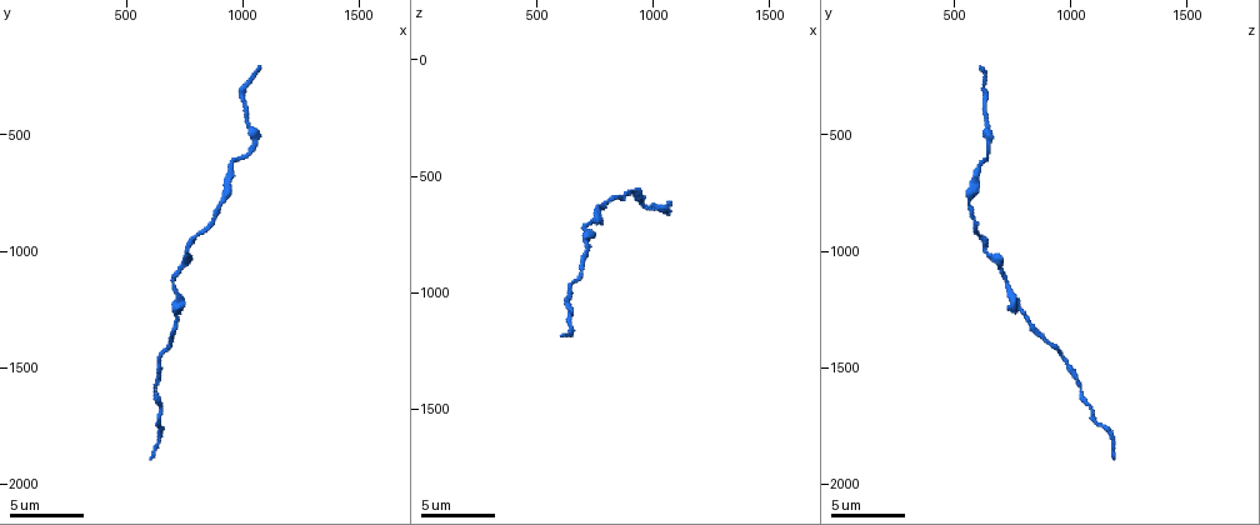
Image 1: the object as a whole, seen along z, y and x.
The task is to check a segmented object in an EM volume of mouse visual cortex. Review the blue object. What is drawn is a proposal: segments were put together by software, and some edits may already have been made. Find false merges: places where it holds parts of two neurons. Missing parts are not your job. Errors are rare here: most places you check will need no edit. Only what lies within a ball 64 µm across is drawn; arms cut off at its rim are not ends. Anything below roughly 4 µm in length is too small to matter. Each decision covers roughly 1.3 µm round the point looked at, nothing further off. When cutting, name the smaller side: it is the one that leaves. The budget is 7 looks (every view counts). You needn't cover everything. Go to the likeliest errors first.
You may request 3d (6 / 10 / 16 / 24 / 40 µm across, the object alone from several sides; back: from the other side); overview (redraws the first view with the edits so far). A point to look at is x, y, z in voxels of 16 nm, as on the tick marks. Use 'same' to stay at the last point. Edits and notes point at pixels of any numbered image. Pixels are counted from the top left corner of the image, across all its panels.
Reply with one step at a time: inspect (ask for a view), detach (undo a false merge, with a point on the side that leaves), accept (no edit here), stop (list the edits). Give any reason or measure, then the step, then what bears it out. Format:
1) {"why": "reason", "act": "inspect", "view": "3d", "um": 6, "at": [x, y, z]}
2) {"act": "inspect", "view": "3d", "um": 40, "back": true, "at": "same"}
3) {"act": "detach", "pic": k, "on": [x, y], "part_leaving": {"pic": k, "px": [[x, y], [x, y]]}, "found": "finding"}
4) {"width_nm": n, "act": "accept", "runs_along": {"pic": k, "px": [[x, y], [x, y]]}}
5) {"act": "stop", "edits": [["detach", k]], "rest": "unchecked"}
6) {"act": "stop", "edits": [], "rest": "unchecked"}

{"why": "calibre changes", "act": "inspect", "view": "3d", "um": 6, "at": [1050, 550, 640]}

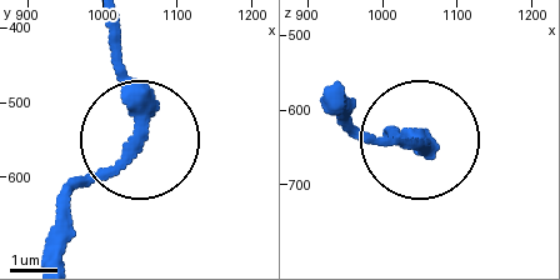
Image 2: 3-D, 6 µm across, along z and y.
{"act": "accept", "runs_along": {"pic": 2, "px": [[43, 254], [66, 195], [138, 123], [114, 28]]}, "found": "all the same neuron"}

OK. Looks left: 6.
{"act": "inspect", "view": "3d", "um": 16, "at": [710, 1290, 810]}

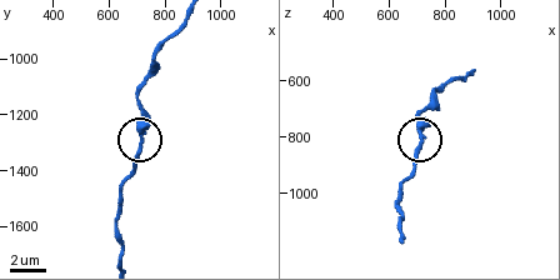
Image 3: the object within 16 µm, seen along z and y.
{"act": "accept", "runs_along": {"pic": 3, "px": [[428, 104], [415, 116], [420, 125], [415, 168]]}, "found": "one neuron here"}

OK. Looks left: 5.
{"why": "narrows sharply", "act": "inspect", "view": "3d", "um": 10, "at": [630, 1600, 1050]}

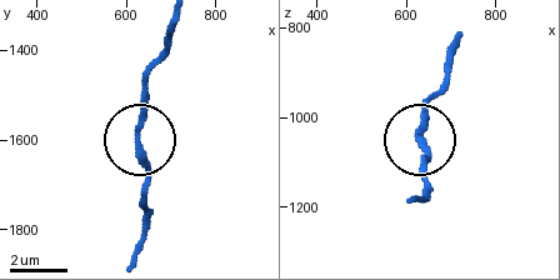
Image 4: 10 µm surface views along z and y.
{"act": "accept", "found": "continuous, no second neuron"}

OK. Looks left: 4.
{"act": "inspect", "view": "3d", "um": 10, "at": [730, 1050, 690]}

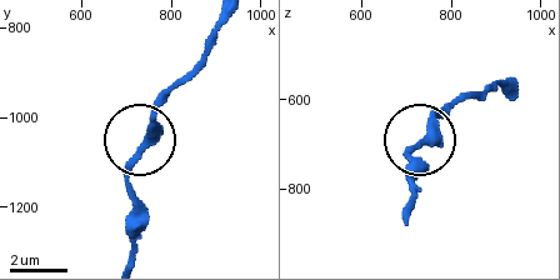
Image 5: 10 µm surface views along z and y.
{"act": "accept", "found": "continuous, no second neuron"}

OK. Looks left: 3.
{"act": "stop", "edits": [], "rest": "unchecked"}

